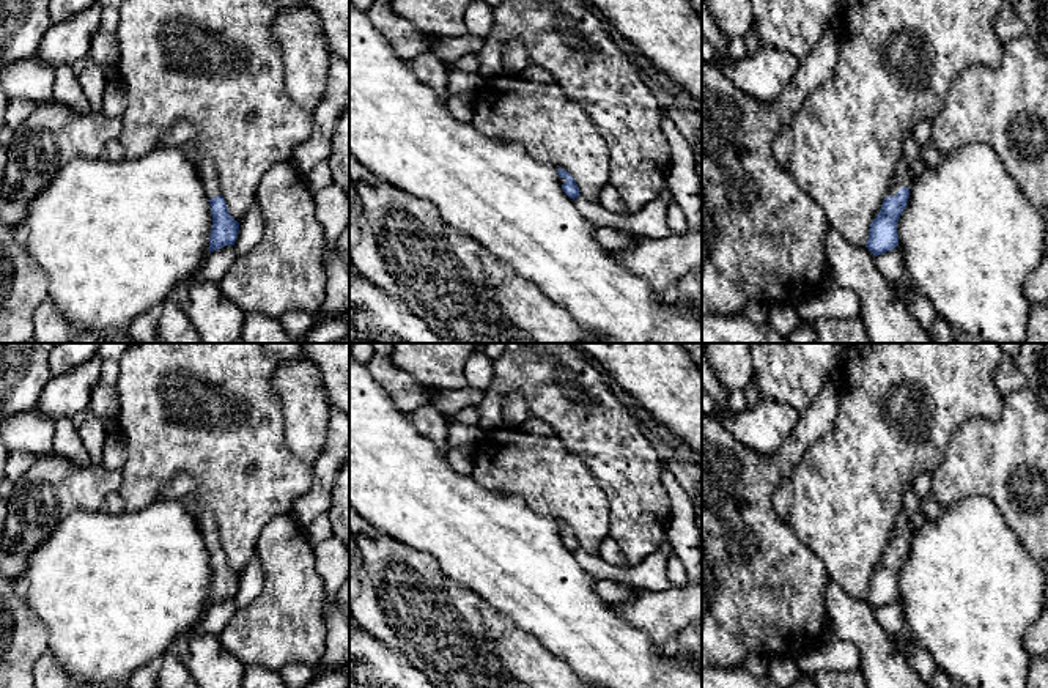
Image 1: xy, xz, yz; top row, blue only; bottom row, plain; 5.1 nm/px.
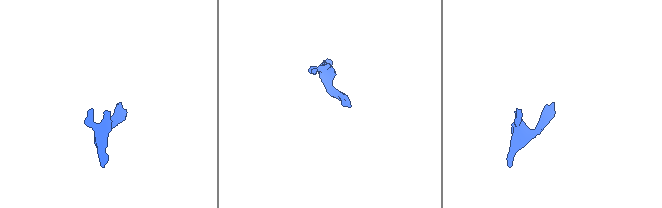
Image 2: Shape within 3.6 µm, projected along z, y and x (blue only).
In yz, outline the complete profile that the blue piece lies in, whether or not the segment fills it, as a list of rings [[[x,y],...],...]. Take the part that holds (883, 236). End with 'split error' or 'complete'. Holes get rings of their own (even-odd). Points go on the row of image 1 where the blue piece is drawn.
[[[903,156],[894,172],[894,179],[881,209],[870,224],[865,247],[875,255],[891,252],[899,246],[897,222],[910,198],[910,165]]]; split error

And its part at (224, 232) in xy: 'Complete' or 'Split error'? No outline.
Split error

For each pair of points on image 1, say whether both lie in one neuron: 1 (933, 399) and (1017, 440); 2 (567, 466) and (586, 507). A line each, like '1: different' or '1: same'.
1: different
2: same

